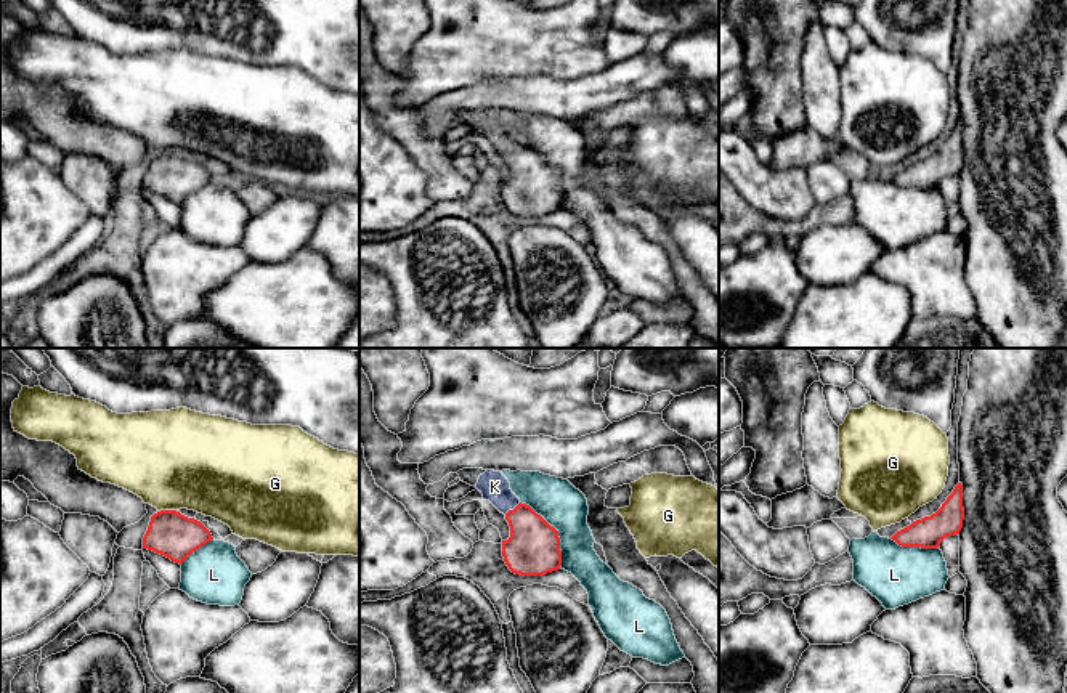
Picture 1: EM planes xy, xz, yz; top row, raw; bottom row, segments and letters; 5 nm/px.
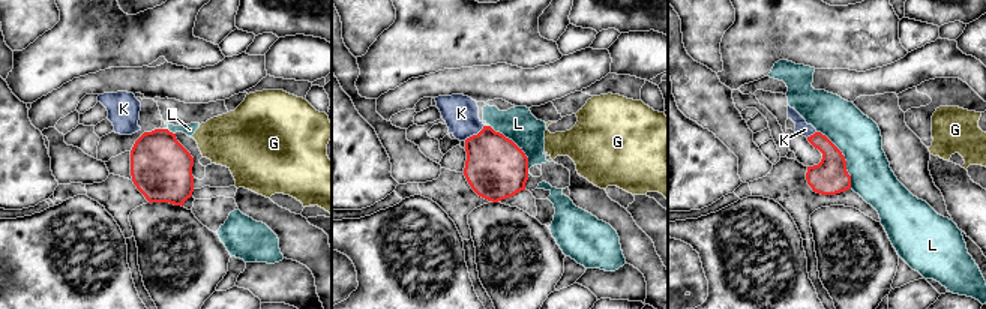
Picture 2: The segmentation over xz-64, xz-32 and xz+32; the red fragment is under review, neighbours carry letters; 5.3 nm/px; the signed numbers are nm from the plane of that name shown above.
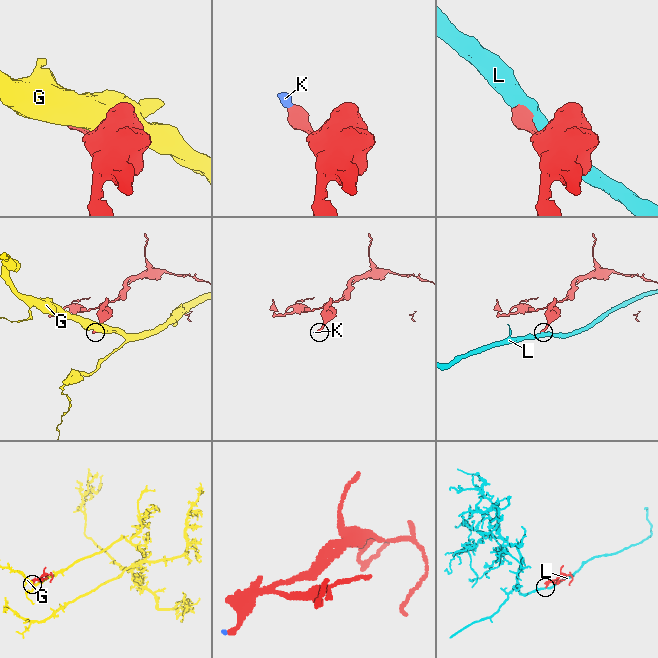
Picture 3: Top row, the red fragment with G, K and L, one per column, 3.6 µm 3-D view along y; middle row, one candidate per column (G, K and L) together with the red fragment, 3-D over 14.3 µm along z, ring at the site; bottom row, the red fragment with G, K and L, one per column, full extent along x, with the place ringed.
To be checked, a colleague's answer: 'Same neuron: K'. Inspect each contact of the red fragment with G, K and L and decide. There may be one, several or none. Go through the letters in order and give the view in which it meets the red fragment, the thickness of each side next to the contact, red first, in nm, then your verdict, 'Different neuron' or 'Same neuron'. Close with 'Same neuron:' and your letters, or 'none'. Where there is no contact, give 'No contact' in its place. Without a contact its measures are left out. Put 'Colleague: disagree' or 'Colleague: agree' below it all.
G: Touches red in xy. Thickness 220 nm (red) against 480 nm. Different neuron
K: Touches red in xz. Thickness 280 nm (red) against 150 nm. Same neuron
L: Touches red in xz. Thickness 280 nm (red) against 220 nm. Different neuron
Same neuron: K
Colleague: agree

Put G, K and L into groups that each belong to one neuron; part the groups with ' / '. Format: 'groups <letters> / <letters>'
groups G / K / L

